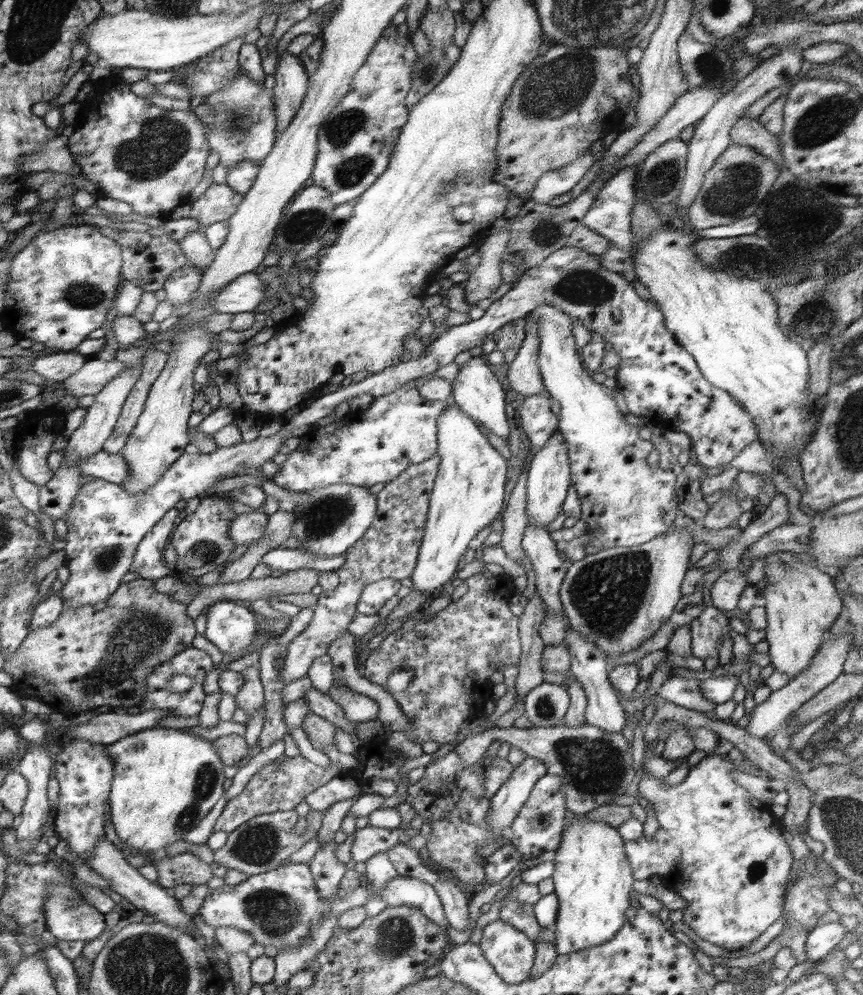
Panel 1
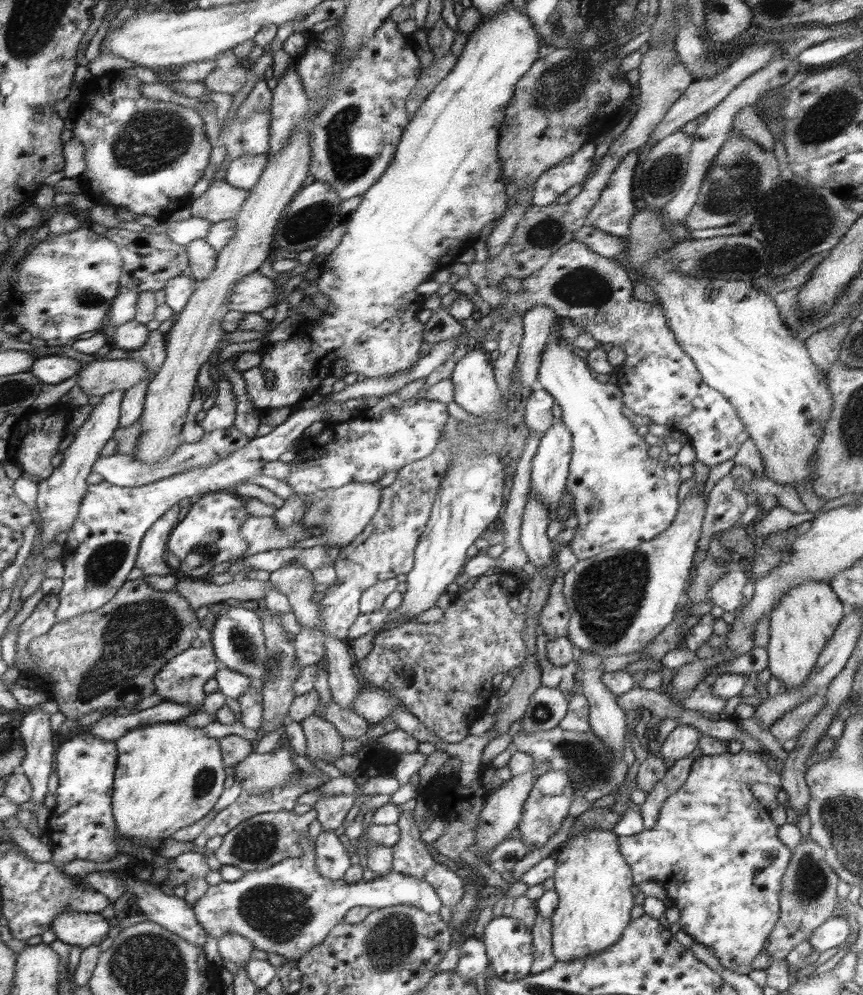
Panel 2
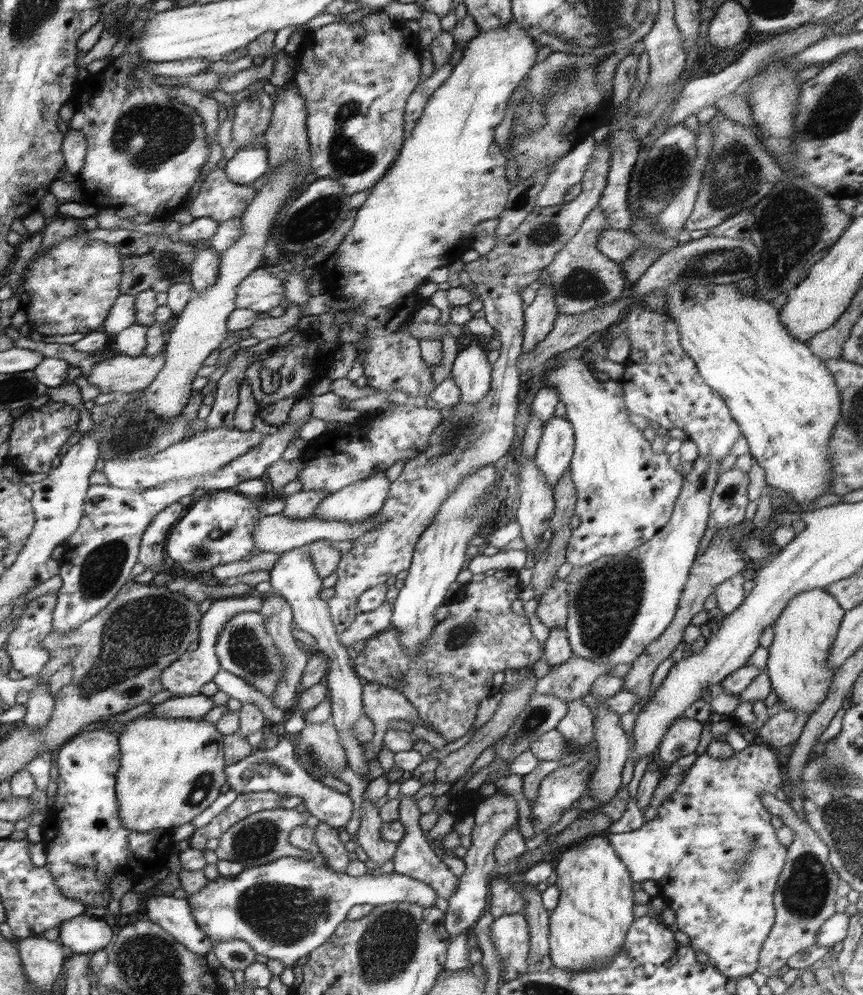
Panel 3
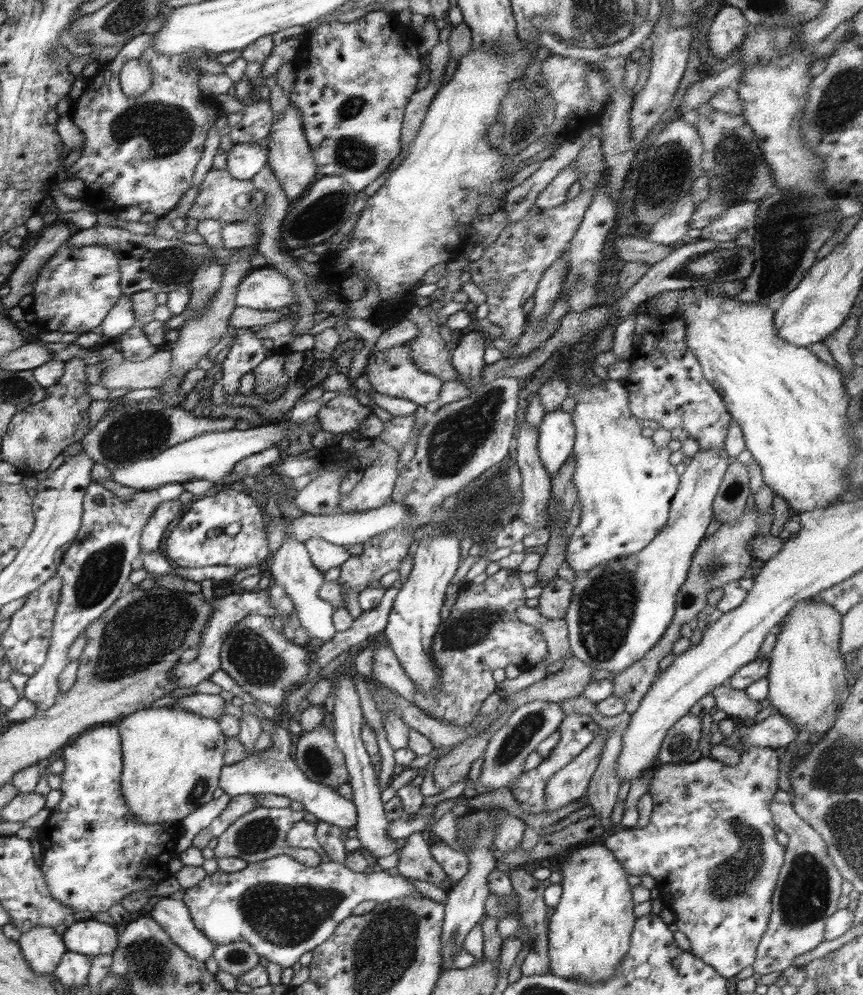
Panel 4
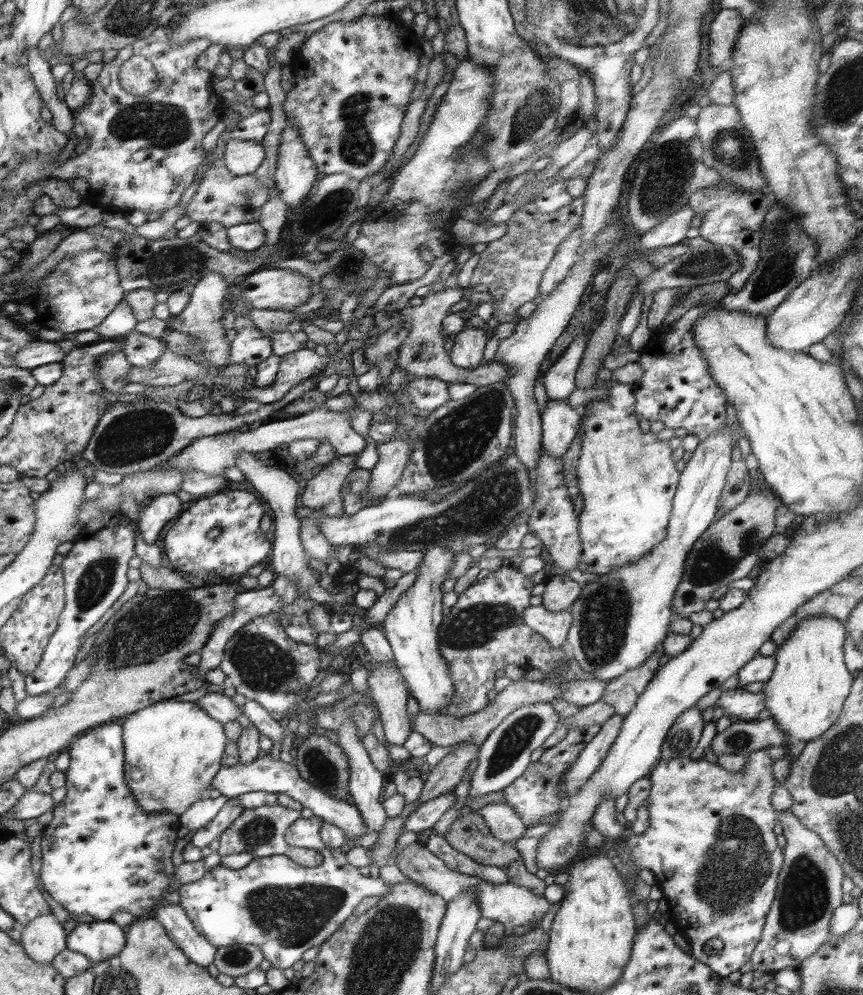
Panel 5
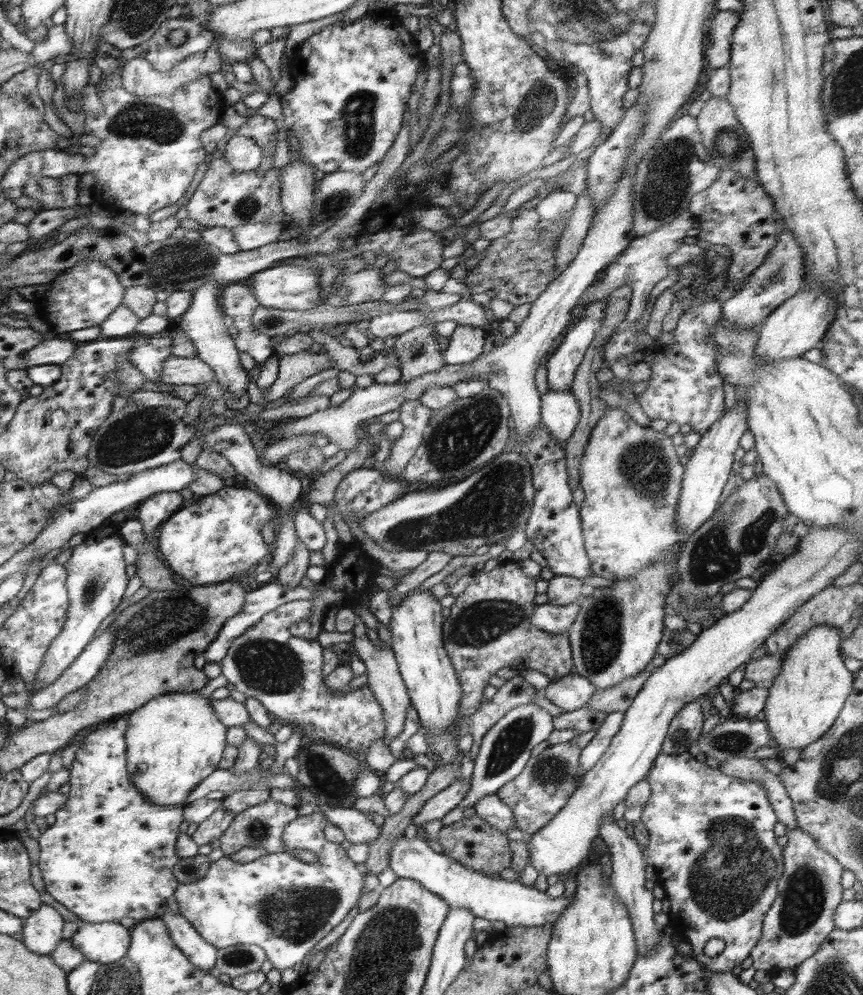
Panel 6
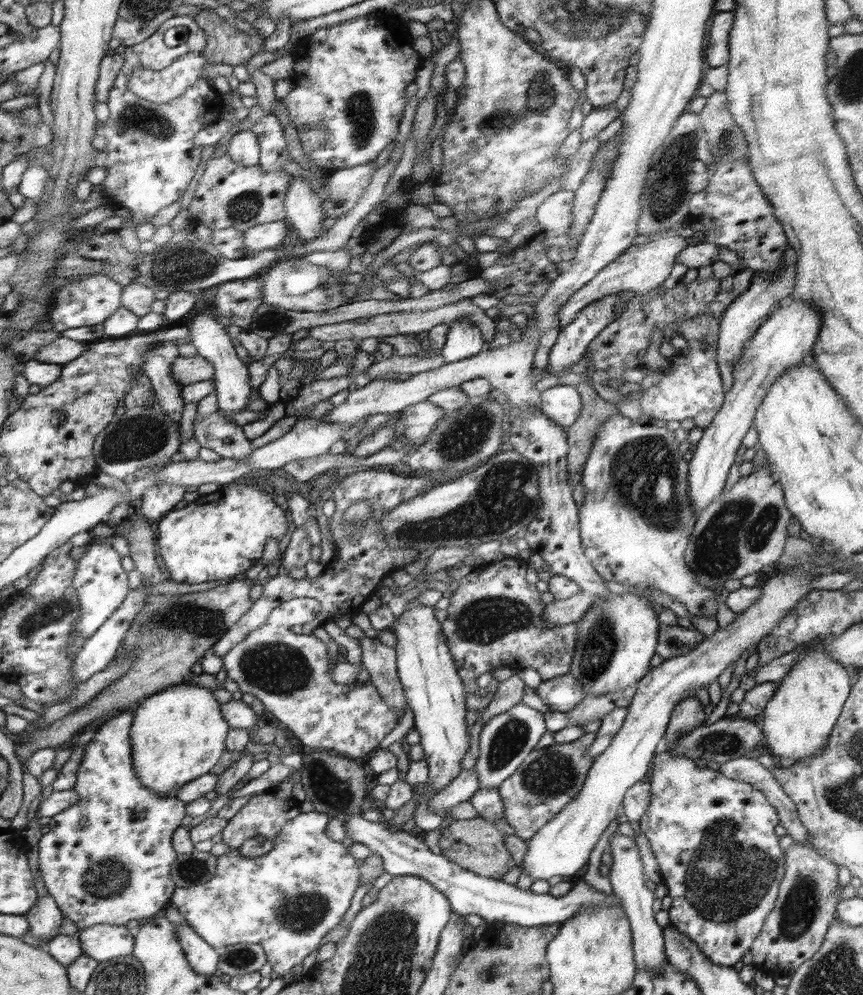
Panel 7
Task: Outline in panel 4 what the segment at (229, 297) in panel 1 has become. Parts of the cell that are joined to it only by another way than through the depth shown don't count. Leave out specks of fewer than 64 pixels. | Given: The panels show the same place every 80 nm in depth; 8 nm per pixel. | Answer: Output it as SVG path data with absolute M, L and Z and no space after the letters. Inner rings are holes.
M270 265L263 266L254 268L243 278L243 282L239 285L238 293L235 296L235 302L240 307L256 310L279 311L284 306L295 308L295 290L286 274L282 274Z

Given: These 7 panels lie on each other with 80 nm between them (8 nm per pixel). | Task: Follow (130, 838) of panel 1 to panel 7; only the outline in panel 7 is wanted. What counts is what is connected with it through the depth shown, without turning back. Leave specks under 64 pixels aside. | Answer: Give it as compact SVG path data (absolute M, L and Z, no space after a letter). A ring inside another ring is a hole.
M190 683L169 686L144 699L136 706L136 722L132 721L132 738L136 738L136 770L148 787L163 795L175 797L175 792L187 782L208 774L226 752L226 738L231 726L220 712L220 702L213 690Z

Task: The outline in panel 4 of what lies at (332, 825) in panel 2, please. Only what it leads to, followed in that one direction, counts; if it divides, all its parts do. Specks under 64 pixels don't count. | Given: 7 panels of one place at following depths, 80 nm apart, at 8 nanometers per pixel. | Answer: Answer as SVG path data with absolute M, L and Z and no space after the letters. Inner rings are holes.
M243 703L243 712L255 714L262 722L262 730L270 734L273 745L264 751L256 752L250 757L233 765L225 764L220 776L220 787L230 796L243 794L279 794L291 800L300 801L304 810L311 812L318 821L340 827L348 834L353 834L357 823L357 808L350 800L342 797L329 786L310 780L297 765L292 752L295 737L289 730L282 728L275 719L268 718L254 703Z

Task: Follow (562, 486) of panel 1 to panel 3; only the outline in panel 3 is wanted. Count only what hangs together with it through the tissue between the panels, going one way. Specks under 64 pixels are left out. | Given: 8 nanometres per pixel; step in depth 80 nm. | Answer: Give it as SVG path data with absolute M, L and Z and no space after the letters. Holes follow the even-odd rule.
M564 417L550 418L543 426L543 437L540 438L533 460L552 488L569 469L574 450L572 424Z

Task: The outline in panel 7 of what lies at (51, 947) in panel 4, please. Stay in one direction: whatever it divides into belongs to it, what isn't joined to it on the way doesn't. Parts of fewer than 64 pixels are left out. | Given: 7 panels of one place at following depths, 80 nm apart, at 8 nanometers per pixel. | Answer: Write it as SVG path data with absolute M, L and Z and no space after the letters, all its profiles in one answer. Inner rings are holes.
M42 896L34 906L31 912L25 915L27 922L31 925L28 934L38 938L44 946L40 949L47 948L48 944L58 936L59 926L63 924L63 915L60 908L52 896Z

